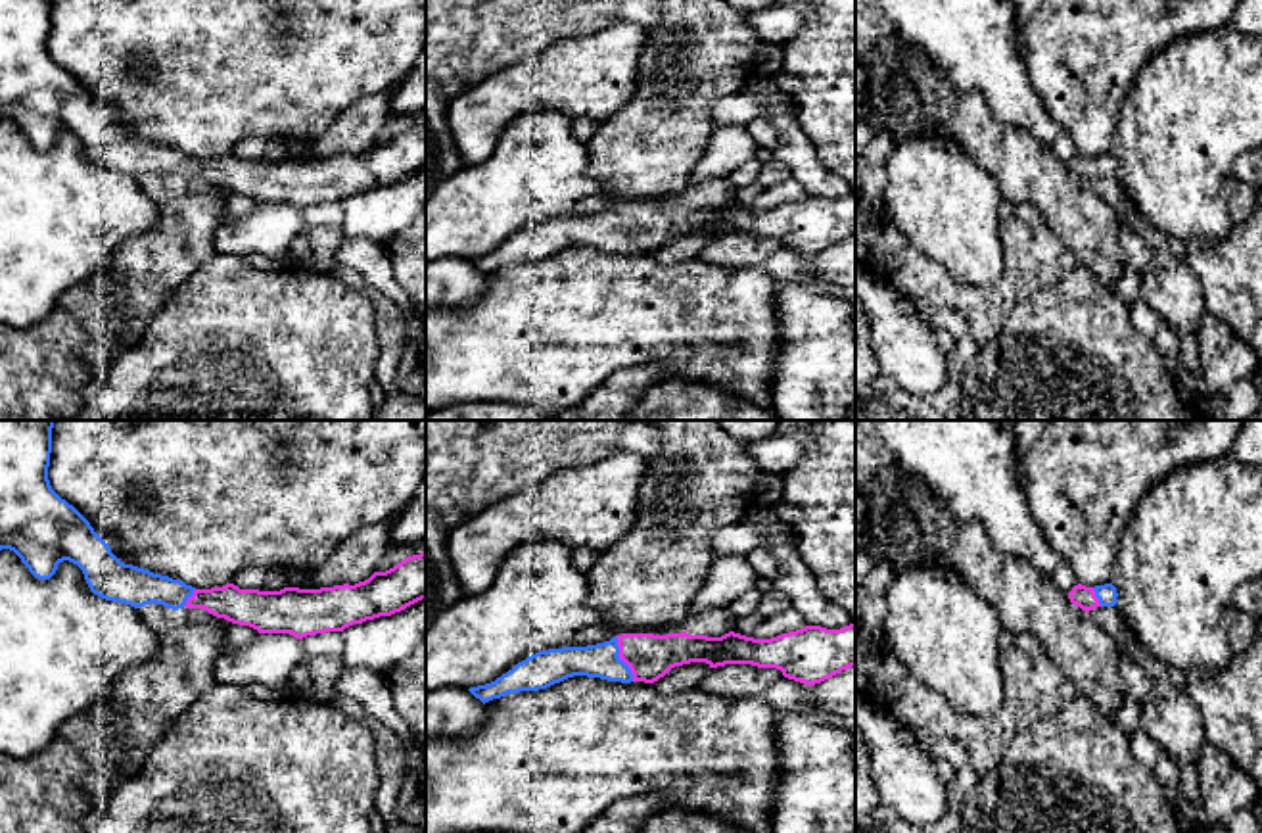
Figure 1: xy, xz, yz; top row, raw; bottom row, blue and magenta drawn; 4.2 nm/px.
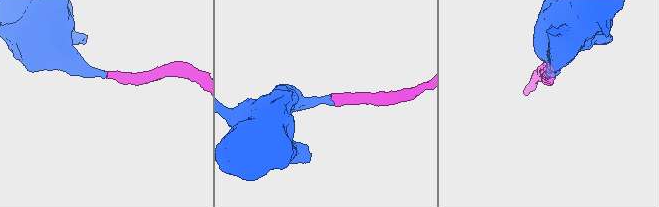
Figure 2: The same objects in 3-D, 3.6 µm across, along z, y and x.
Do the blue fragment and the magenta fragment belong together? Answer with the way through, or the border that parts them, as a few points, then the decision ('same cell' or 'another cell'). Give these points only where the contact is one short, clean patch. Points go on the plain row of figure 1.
same cell

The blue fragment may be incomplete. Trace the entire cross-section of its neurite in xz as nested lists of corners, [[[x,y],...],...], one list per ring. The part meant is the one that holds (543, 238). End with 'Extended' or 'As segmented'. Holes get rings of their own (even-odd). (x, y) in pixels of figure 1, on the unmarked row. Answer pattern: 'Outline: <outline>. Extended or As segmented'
Outline: [[[855,194],[840,200],[806,196],[771,209],[735,202],[721,207],[683,203],[621,203],[587,217],[539,221],[491,253],[468,261],[483,274],[508,263],[539,261],[573,246],[654,253],[671,238],[706,232],[777,238],[784,248],[815,255],[855,236]]]. Extended

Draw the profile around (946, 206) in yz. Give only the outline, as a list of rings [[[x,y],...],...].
[[[909,136],[884,163],[890,223],[949,276],[986,288],[1003,273],[995,178],[947,136]]]

